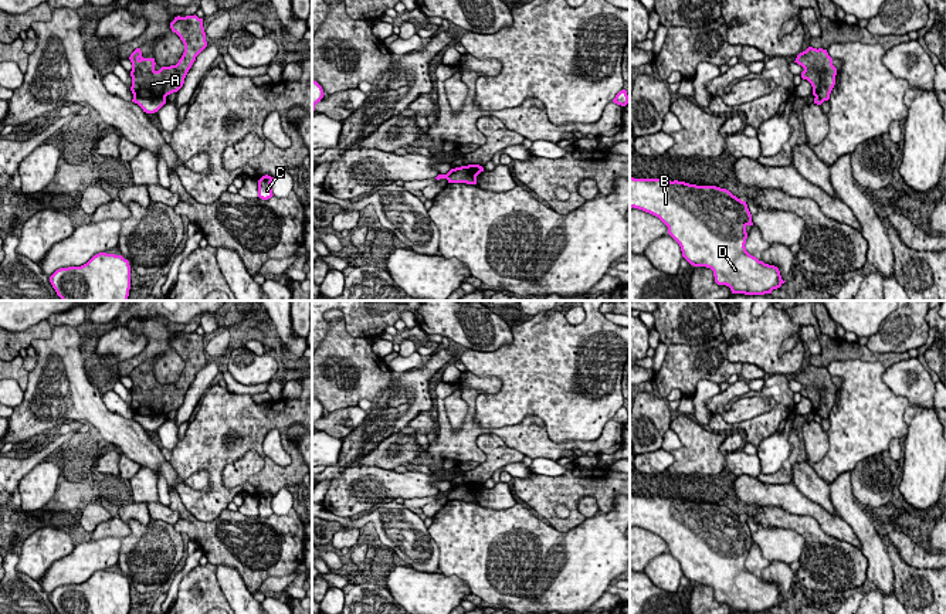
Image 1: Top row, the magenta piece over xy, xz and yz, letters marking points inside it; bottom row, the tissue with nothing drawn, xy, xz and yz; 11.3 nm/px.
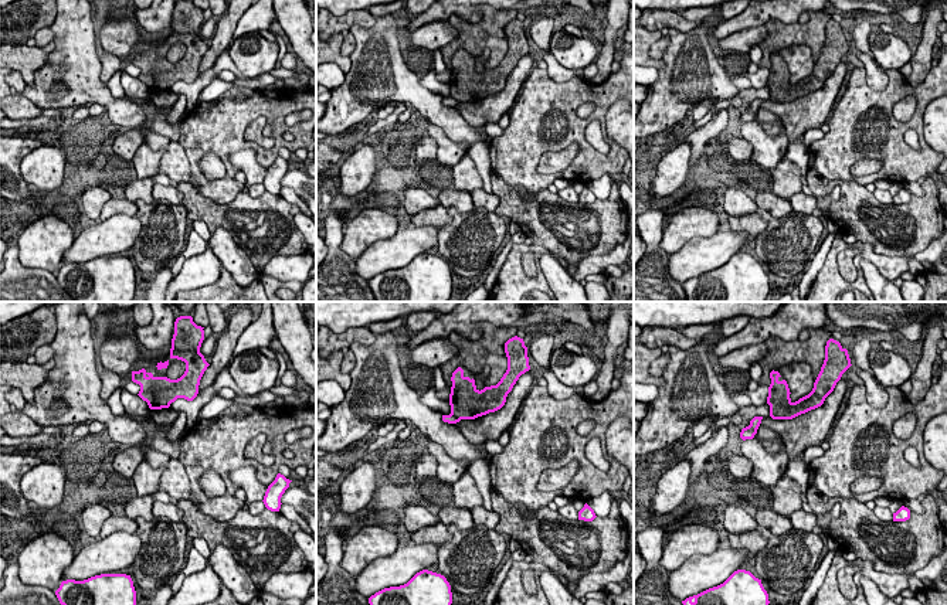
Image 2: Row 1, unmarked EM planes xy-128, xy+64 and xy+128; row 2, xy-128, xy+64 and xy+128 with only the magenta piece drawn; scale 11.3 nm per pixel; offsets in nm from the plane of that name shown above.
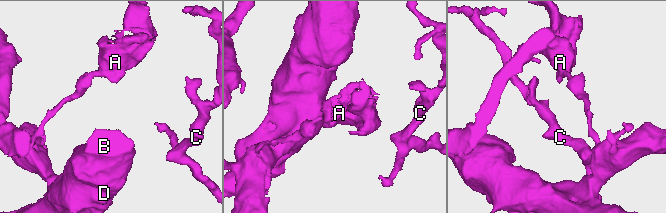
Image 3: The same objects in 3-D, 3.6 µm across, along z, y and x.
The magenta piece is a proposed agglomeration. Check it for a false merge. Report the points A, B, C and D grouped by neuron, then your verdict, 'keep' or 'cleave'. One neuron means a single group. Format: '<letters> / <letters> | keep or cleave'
A / B C D | cleave

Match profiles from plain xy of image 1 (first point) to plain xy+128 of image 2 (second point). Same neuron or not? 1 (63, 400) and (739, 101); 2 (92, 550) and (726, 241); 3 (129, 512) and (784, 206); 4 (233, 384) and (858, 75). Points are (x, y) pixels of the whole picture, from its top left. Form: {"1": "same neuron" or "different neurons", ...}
{"1": "different neurons", "2": "same neuron", "3": "same neuron", "4": "different neurons"}

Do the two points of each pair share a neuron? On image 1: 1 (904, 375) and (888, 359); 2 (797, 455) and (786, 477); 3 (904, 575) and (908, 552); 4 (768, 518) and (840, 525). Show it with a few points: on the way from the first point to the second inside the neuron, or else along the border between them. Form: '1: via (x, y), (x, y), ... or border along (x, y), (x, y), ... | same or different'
1: border along (904, 359), (887, 369) | different
2: via (792, 461), (786, 471) | same
3: border along (885, 536), (905, 562), (926, 570) | different
4: border along (787, 511), (810, 515), (827, 533), (847, 542) | different

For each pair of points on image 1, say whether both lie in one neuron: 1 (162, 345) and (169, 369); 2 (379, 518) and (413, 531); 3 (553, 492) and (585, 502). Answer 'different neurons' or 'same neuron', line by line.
1: same neuron
2: same neuron
3: different neurons

